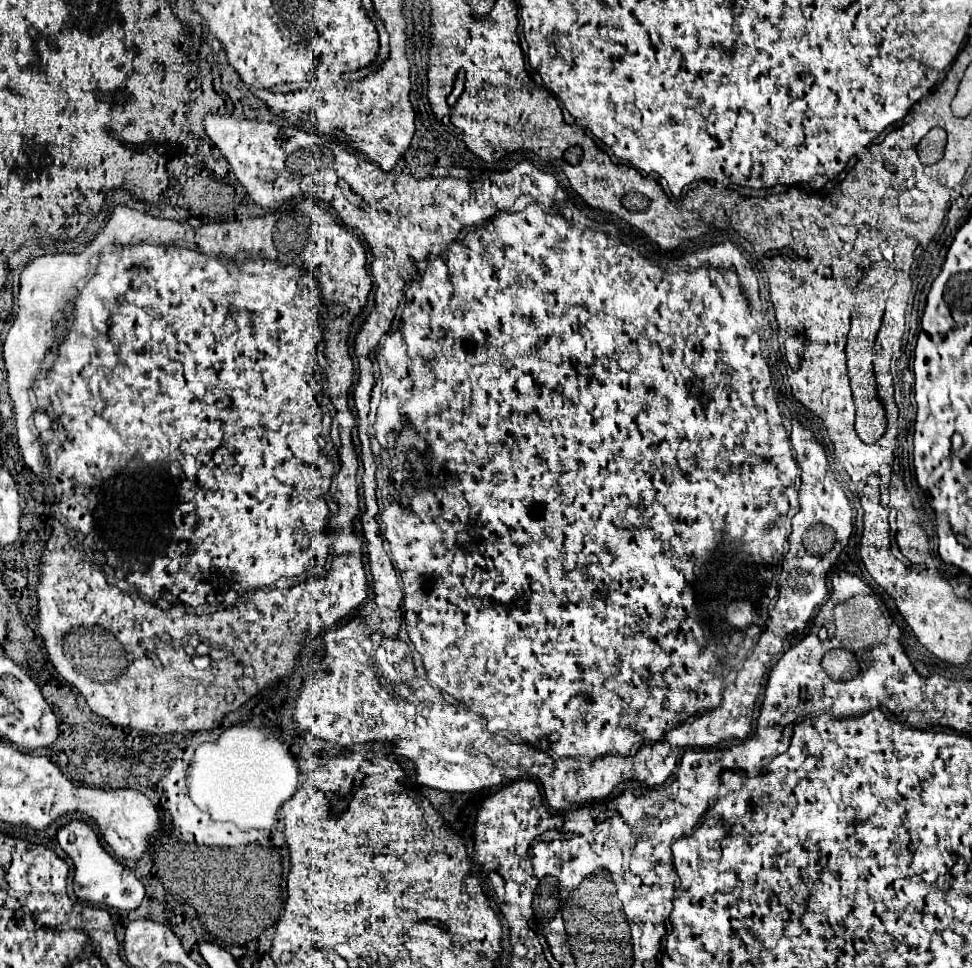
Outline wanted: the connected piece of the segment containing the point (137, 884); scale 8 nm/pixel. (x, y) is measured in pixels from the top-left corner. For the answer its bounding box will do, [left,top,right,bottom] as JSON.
[57,821,145,911]

